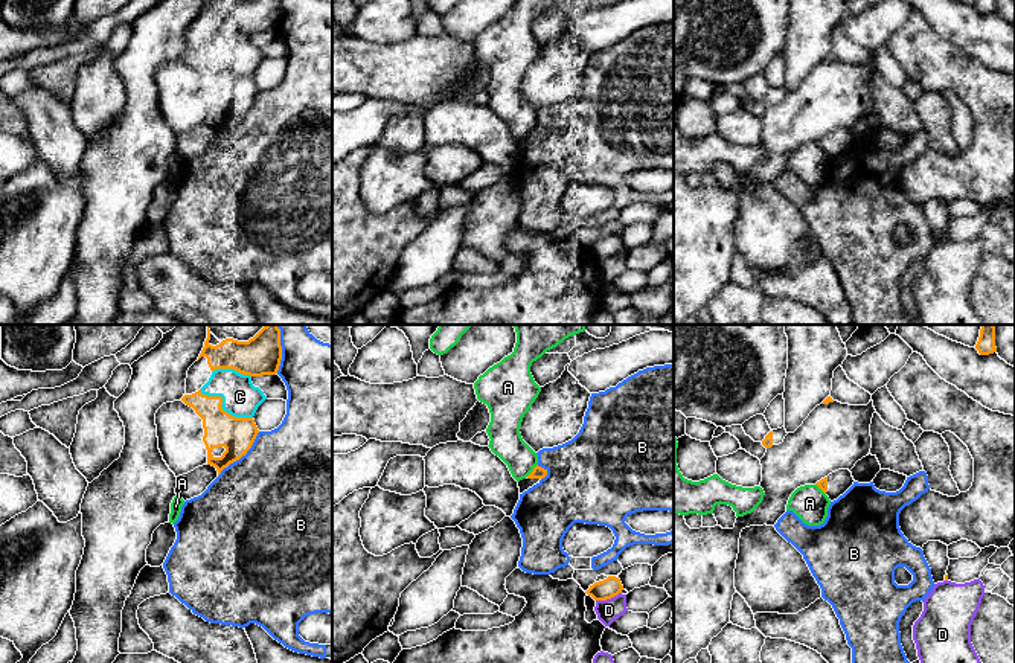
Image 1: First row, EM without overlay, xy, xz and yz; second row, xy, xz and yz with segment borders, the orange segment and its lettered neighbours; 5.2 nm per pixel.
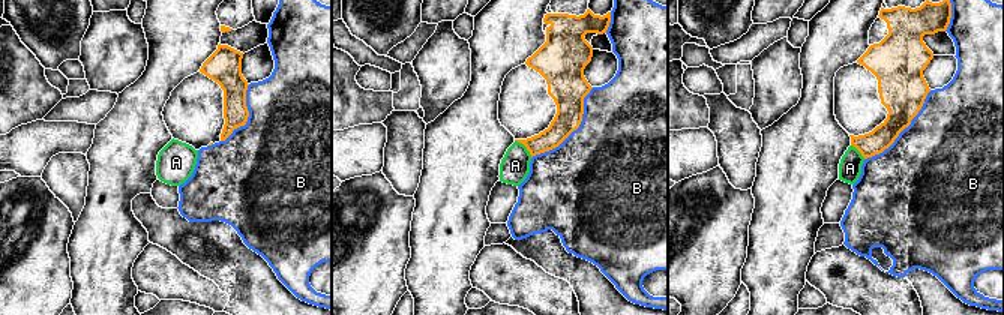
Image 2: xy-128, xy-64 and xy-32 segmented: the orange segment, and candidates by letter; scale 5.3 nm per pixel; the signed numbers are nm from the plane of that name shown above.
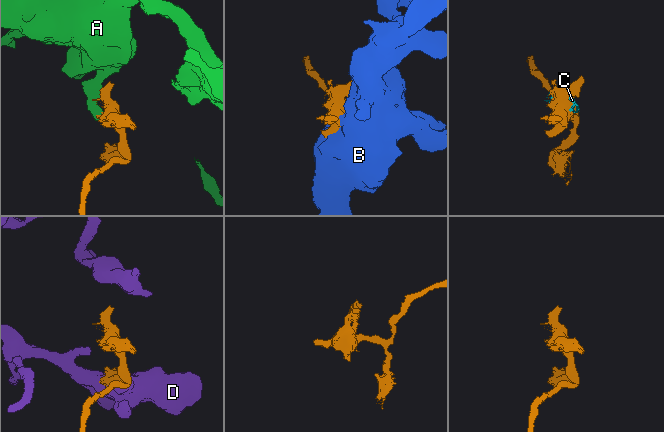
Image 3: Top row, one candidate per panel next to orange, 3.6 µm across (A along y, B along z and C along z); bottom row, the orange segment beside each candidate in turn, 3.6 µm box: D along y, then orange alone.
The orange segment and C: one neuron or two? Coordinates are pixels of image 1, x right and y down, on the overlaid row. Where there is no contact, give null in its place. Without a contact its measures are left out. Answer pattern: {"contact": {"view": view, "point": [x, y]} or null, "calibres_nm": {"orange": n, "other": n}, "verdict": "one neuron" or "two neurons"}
{"contact": {"view": "xy", "point": [221, 407]}, "calibres_nm": {"orange": 190, "other": 190}, "verdict": "one neuron"}

